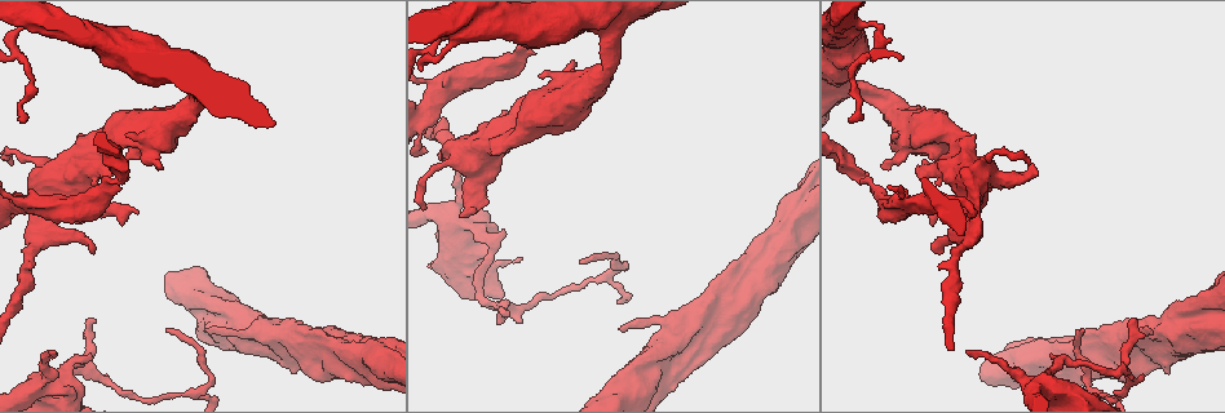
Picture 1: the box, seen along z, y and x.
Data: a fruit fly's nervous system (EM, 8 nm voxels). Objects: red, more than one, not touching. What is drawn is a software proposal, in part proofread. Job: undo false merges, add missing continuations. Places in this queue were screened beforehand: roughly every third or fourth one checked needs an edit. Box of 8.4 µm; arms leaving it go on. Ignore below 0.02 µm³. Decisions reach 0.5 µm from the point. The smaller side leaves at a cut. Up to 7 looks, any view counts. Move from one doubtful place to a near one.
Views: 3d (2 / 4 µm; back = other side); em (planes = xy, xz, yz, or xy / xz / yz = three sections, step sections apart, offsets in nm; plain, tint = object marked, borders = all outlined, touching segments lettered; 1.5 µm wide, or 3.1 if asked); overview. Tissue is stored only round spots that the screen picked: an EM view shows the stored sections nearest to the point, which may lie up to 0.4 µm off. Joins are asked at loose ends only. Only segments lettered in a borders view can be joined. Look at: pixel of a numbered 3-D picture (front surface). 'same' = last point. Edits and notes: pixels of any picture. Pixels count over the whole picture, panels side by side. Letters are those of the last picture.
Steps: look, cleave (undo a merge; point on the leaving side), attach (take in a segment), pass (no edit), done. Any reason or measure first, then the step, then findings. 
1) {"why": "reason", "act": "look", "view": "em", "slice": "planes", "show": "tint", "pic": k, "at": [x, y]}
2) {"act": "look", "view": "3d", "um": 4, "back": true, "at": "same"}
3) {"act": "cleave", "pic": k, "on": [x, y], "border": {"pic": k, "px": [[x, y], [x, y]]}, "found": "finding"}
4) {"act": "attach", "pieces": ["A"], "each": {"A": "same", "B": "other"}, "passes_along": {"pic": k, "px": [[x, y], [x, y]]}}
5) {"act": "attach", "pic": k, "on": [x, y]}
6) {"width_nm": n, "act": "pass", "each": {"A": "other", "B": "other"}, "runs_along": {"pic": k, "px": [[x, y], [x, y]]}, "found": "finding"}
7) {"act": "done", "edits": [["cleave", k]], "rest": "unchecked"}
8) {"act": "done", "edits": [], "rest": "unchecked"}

{"why": "an open end", "act": "look", "view": "3d", "um": 4, "pic": 1, "at": [934, 249]}

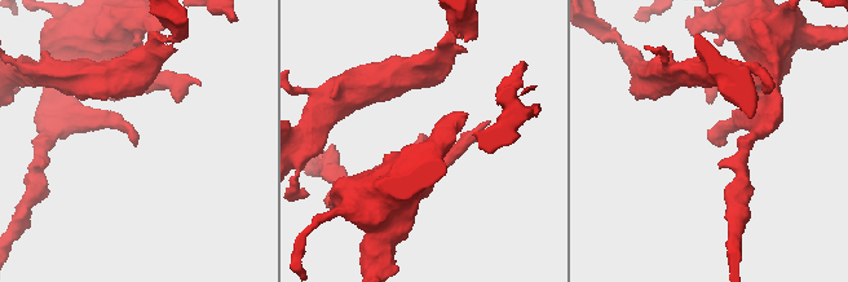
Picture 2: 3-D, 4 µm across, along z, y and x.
{"act": "look", "view": "em", "slice": "xz", "step": 8, "show": "borders", "pic": 2, "at": [134, 140]}

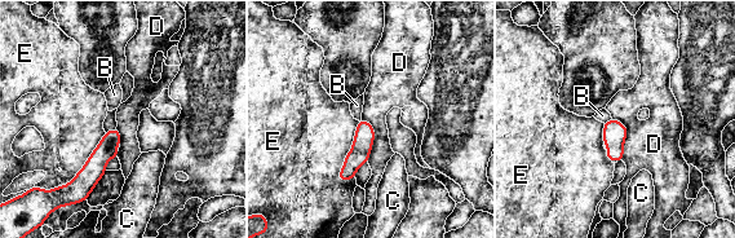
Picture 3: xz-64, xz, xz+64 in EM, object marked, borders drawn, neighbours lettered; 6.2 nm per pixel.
{"act": "look", "view": "em", "slice": "xy", "step": 8, "show": "borders", "at": "same"}

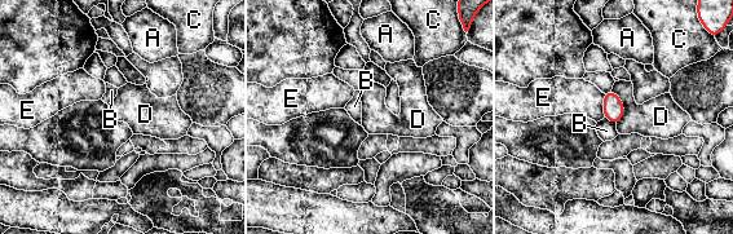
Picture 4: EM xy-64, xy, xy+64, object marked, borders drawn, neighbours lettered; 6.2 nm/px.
{"act": "pass", "each": {"A": "other", "B": "other", "C": "other", "D": "other", "E": "other"}, "border": {"pic": 4, "px": [[603, 93], [603, 114], [605, 116]]}, "found": "no lettered segment goes on from it"}

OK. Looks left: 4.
{"why": "tapers out", "act": "look", "view": "em", "slice": "xy", "step": 8, "show": "tint", "pic": 1, "at": [206, 329]}

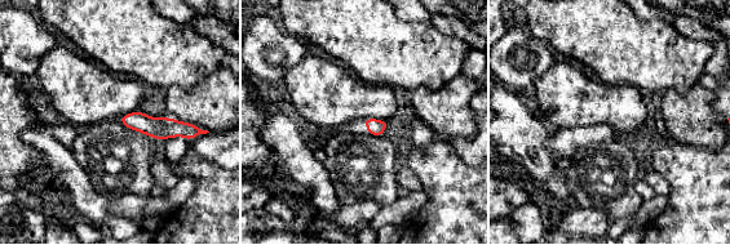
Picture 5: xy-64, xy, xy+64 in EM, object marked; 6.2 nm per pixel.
{"act": "look", "view": "em", "slice": "planes", "show": "borders", "at": "same"}

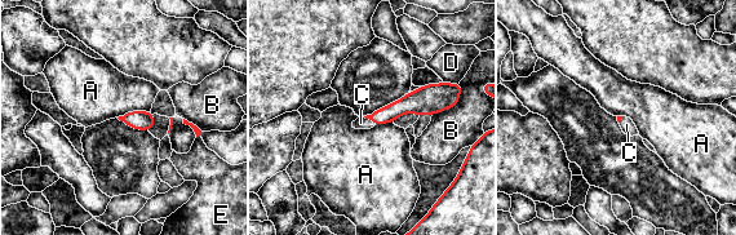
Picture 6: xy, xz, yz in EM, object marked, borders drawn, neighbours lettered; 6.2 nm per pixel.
{"act": "attach", "pieces": ["C"], "each": {"A": "other", "B": "other", "C": "same", "D": "other", "E": "other"}, "passes_along": {"pic": 6, "px": [[407, 105], [369, 119], [360, 123]]}, "found": "the neuron continues"}

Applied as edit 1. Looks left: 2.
{"act": "done", "edits": [["attach", 6]], "rest": "unchecked"}

